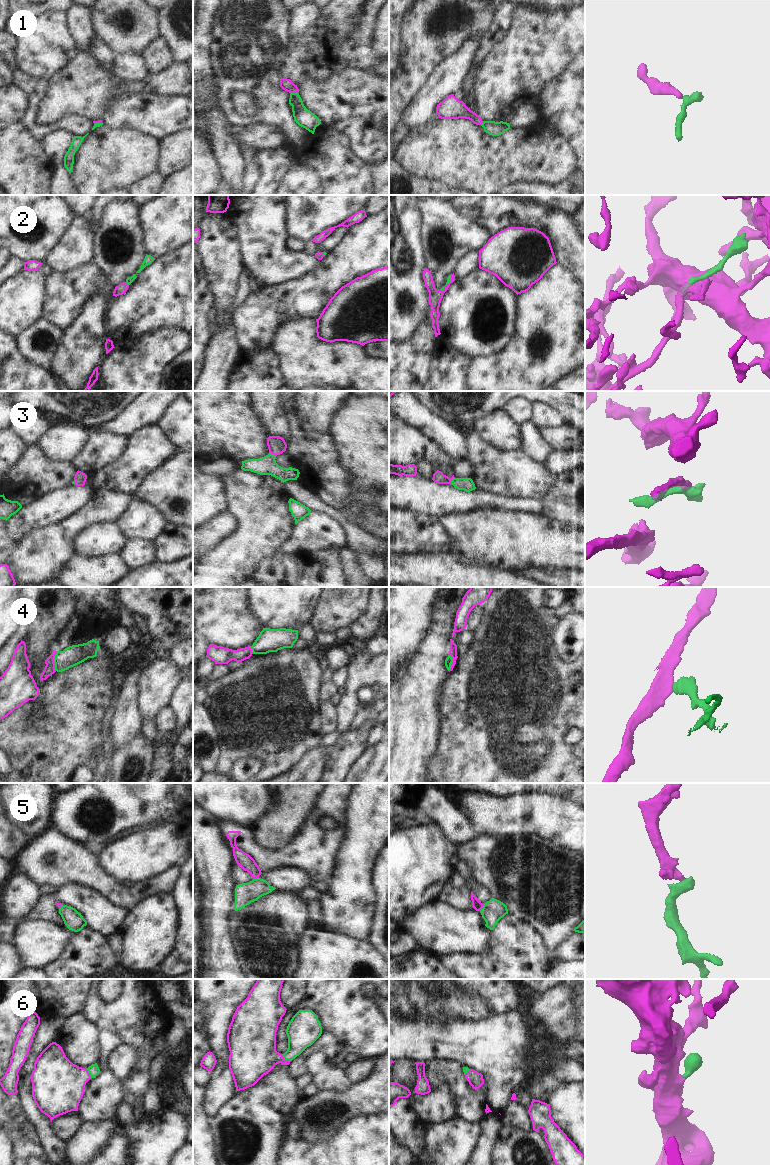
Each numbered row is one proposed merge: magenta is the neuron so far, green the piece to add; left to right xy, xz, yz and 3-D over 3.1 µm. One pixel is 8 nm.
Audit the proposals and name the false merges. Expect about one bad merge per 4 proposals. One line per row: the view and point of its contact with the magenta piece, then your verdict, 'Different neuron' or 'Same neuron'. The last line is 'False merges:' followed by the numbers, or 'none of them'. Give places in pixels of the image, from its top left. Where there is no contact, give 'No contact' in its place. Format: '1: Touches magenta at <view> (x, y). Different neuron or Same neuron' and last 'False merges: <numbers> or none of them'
1: Touches magenta at xz (294, 92). Same neuron
2: Touches magenta at yz (448, 283). Same neuron
3: Touches magenta at yz (451, 480). Same neuron
4: Touches magenta at xy (53, 661). Different neuron
5: Touches magenta at yz (482, 907). Same neuron
6: Touches magenta at xz (284, 1059). Same neuron
False merges: 4

